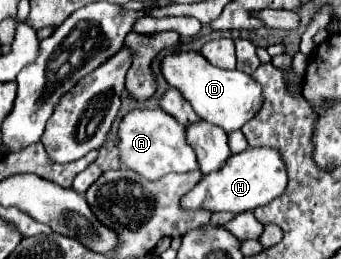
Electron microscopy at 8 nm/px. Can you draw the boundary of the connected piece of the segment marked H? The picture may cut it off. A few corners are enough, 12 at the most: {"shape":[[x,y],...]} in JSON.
{"shape":[[249,147],[181,207],[253,211],[287,187],[279,149]]}

